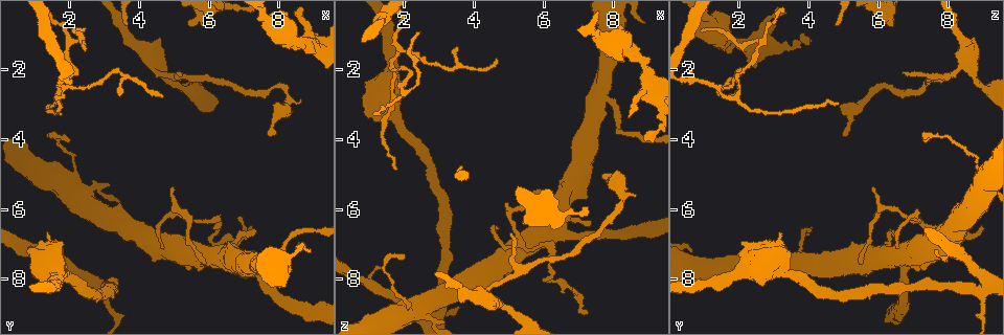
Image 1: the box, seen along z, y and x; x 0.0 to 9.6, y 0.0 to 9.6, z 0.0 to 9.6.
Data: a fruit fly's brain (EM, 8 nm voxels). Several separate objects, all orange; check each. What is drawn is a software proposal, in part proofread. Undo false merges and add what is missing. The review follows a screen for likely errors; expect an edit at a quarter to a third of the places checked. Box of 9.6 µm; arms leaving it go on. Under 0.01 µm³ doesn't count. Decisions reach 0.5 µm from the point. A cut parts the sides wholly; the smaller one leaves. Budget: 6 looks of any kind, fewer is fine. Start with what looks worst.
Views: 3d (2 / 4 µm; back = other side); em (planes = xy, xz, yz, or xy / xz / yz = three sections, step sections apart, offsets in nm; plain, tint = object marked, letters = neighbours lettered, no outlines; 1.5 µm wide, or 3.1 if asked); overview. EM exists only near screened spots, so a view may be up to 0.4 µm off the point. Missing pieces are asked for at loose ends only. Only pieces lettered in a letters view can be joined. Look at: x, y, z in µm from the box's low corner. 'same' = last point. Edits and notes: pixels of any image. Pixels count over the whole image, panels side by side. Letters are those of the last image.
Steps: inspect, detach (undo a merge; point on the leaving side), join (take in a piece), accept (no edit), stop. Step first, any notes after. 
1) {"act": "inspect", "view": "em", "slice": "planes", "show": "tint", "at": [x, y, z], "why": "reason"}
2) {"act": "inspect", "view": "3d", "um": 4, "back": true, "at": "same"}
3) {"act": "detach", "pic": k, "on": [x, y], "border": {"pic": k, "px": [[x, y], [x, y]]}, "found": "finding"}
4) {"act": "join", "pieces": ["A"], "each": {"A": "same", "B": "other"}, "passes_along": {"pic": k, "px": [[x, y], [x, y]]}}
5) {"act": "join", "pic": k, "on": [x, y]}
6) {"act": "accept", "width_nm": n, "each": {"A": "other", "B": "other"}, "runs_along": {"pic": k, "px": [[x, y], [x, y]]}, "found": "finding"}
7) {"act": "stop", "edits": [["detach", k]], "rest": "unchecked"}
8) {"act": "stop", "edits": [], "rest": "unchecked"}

{"act": "inspect", "view": "em", "slice": "yz", "step": 8, "show": "tint", "at": [7.20, 7.80, 5.65], "why": "thick end"}

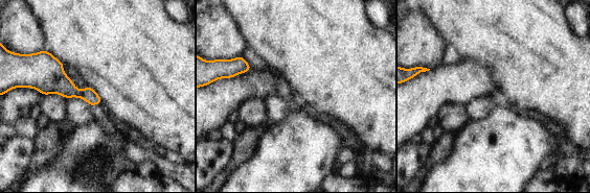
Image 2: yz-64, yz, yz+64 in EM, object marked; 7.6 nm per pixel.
{"act": "inspect", "view": "em", "slice": "planes", "show": "letters", "at": "same"}

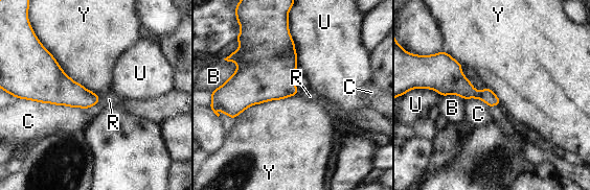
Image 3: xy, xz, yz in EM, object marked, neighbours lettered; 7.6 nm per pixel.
{"act": "join", "pieces": ["R"], "each": {"B": "other", "C": "other", "R": "same", "U": "other", "Y": "other"}, "passes_along": {"pic": 3, "px": [[67, 92], [98, 100], [109, 99]]}, "found": "it goes on there"}

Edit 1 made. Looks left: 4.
{"act": "inspect", "view": "overview", "why": "see it whole again"}

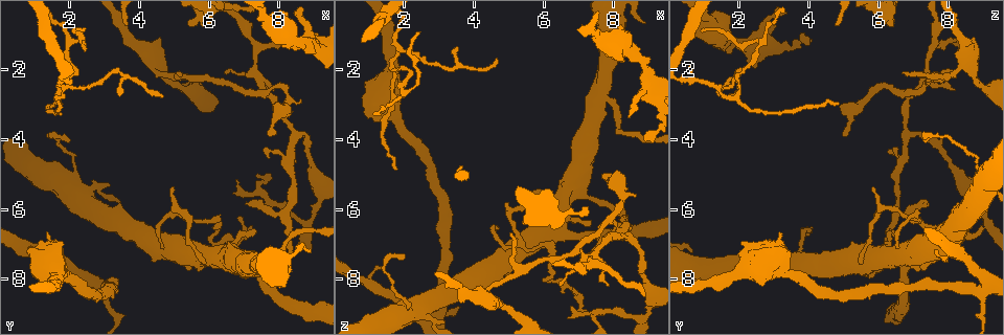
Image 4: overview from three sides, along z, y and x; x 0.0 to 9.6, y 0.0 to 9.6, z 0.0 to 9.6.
{"act": "inspect", "view": "3d", "um": 4, "at": [7.90, 2.60, 8.25], "why": "free end"}

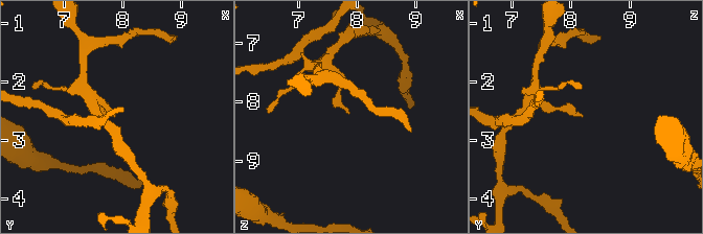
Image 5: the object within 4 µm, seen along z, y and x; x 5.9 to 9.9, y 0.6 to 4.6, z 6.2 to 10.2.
{"act": "inspect", "view": "em", "slice": "planes", "show": "letters", "at": [7.90, 2.55, 8.20], "why": "shape alone is not enough"}

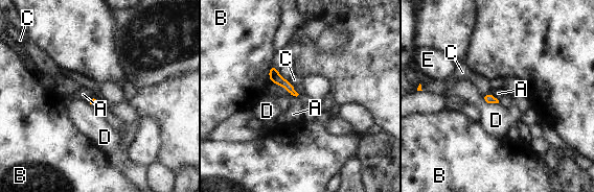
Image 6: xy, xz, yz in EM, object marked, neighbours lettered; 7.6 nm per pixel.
{"act": "accept", "each": {"A": "other", "B": "other", "C": "other", "D": "other", "E": "other"}, "border": {"pic": 6, "px": [[272, 82], [281, 86], [296, 97]]}, "found": "none of them fits"}

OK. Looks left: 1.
{"act": "stop", "edits": [["join", 3]], "rest": "unchecked"}

